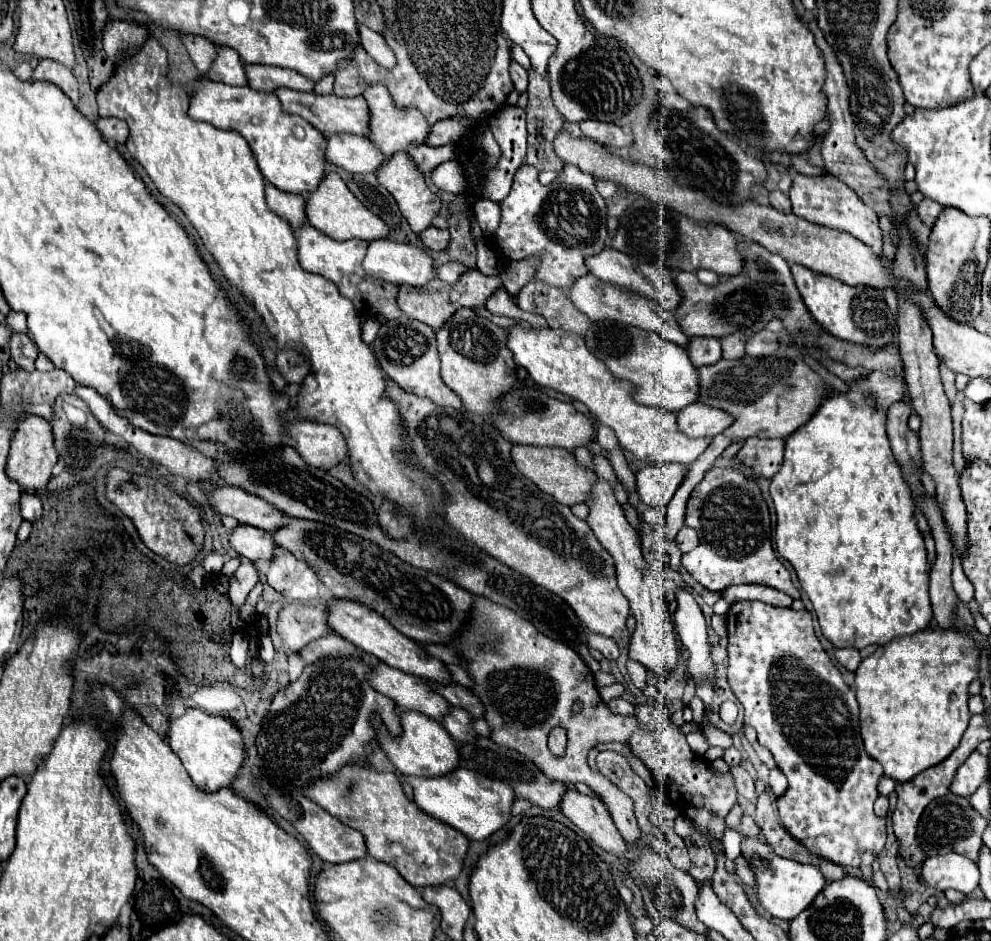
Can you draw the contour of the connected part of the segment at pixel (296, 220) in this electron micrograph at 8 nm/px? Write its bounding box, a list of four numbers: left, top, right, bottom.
[265,183,307,227]

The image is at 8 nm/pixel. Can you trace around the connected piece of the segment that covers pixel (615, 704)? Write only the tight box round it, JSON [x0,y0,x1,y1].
[609,699,635,717]

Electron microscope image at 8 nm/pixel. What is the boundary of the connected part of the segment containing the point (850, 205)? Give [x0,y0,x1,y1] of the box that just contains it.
[791,175,883,255]

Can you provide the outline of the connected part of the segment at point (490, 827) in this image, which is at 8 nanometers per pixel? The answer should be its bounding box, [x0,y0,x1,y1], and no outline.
[401,769,515,841]

